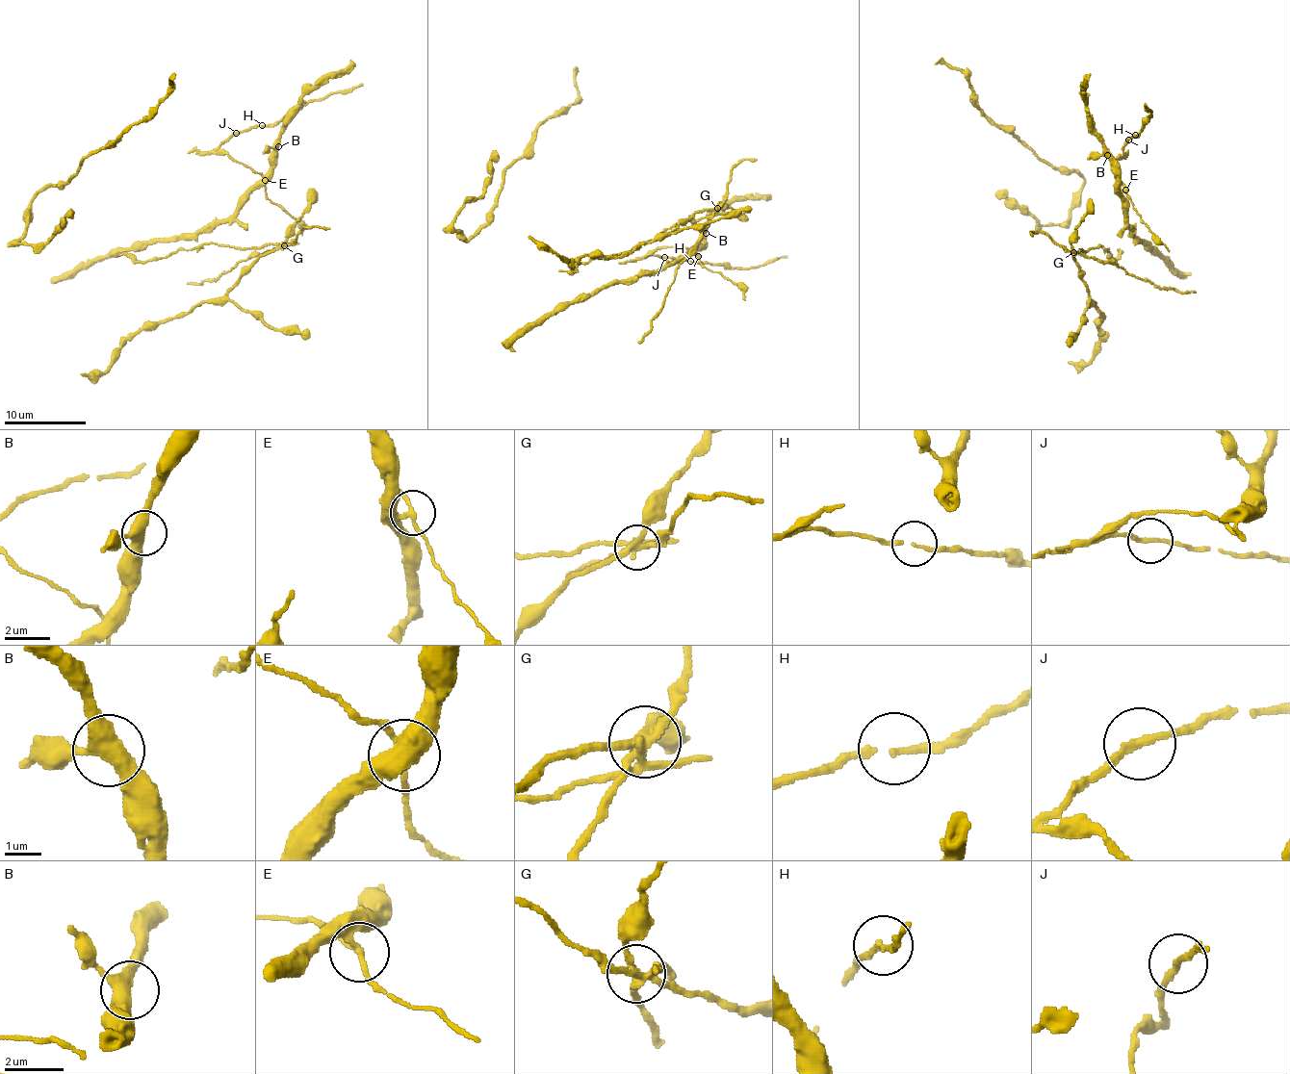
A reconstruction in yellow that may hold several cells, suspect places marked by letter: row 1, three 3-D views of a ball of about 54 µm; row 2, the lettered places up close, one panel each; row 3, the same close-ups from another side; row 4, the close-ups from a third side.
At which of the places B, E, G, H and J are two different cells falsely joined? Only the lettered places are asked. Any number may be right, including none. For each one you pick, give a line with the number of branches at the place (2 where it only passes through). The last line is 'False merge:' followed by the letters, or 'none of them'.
E: 3
G: 6
J: 2
False merge: E, G, J

